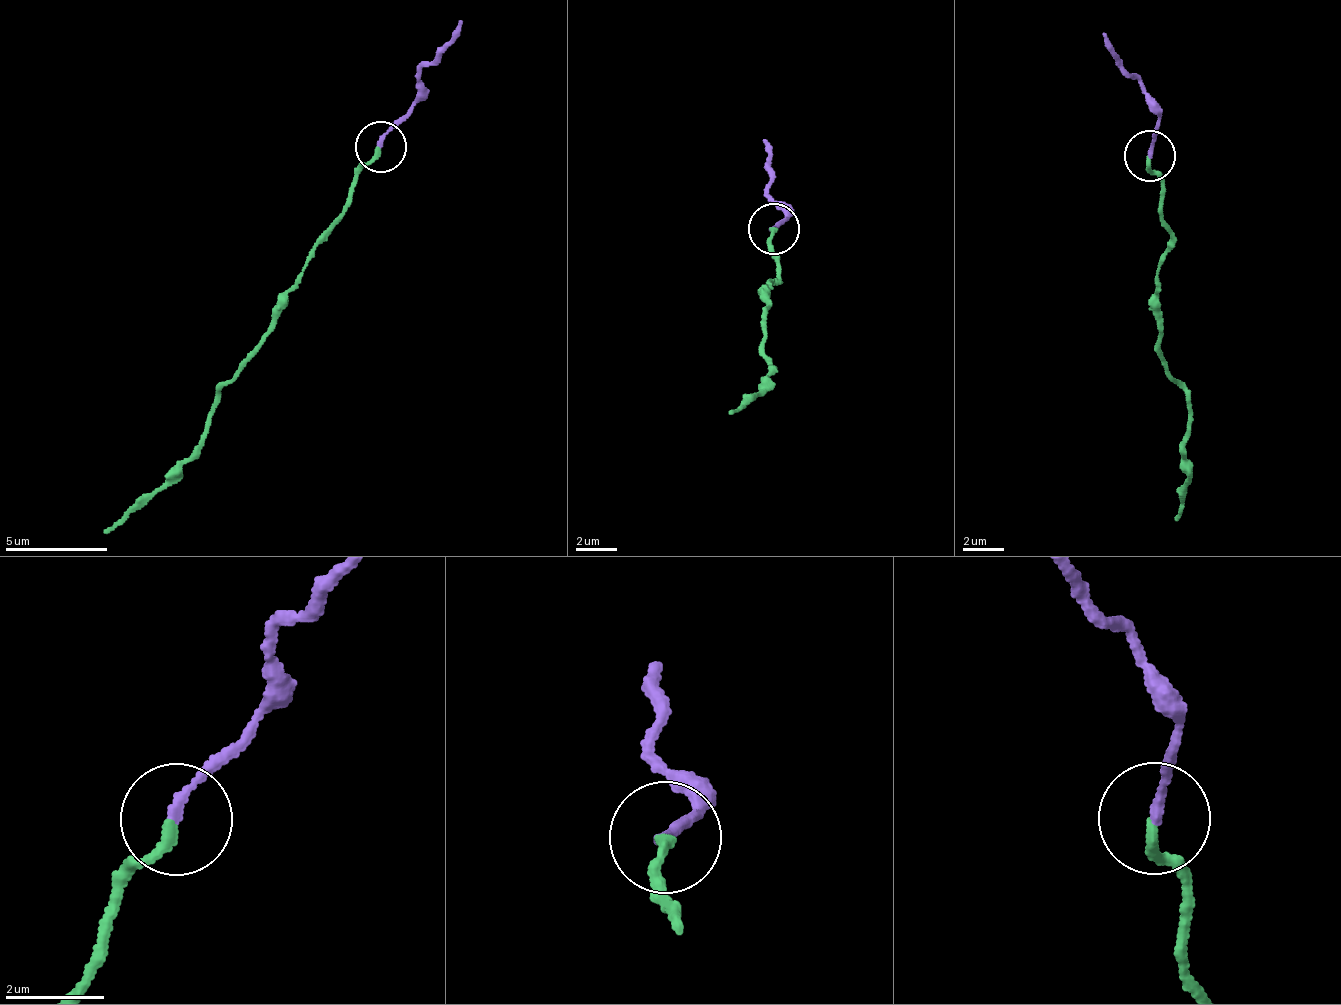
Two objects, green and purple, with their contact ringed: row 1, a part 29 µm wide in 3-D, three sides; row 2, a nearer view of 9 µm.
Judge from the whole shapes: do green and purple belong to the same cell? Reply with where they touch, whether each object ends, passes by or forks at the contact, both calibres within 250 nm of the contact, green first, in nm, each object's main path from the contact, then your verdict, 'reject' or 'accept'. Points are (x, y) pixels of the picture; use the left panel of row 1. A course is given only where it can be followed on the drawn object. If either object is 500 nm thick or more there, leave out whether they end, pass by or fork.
place (380, 146); green ends; purple ends; calibres 200 and 180 nm; course green (380, 145), (302, 271), (261, 347), (214, 401), (202, 446), (104, 534); course purple (380, 145), (414, 98), (425, 65), (463, 22); accept

